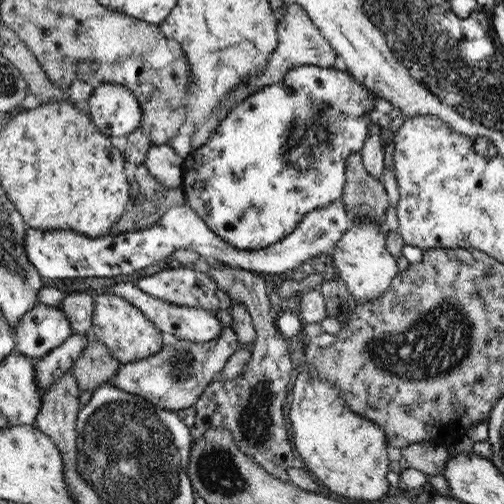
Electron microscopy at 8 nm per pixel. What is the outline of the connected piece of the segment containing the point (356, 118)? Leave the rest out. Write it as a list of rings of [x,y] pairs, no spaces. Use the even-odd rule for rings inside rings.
[[[308,64],[287,71],[287,74],[284,75],[280,82],[264,86],[258,92],[244,98],[240,104],[236,104],[236,107],[230,108],[230,114],[222,120],[221,124],[218,124],[218,129],[210,134],[208,142],[191,152],[185,159],[181,186],[185,194],[186,204],[199,213],[200,218],[206,222],[212,232],[215,232],[233,248],[255,251],[256,249],[269,248],[272,244],[280,243],[280,240],[286,239],[288,235],[295,232],[295,228],[299,226],[305,215],[322,208],[324,204],[328,204],[328,202],[343,195],[344,183],[347,182],[348,155],[352,155],[356,151],[361,152],[362,147],[368,140],[368,131],[370,131],[372,121],[375,119],[382,120],[374,110],[375,98],[376,96],[372,96],[362,84],[358,83],[358,80],[352,74],[345,72],[340,64],[328,68]]]

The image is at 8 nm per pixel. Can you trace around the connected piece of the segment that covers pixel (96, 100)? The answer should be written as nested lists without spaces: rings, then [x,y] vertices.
[[[95,84],[87,104],[89,116],[106,136],[122,140],[130,132],[140,129],[143,122],[139,97],[124,85]]]

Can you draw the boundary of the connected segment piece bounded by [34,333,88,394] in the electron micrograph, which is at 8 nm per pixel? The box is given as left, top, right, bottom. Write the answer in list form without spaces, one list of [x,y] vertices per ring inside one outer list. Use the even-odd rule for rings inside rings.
[[[73,333],[58,348],[54,348],[34,365],[34,375],[37,377],[42,394],[62,373],[71,368],[76,358],[84,352],[86,344],[88,344],[86,335]]]

